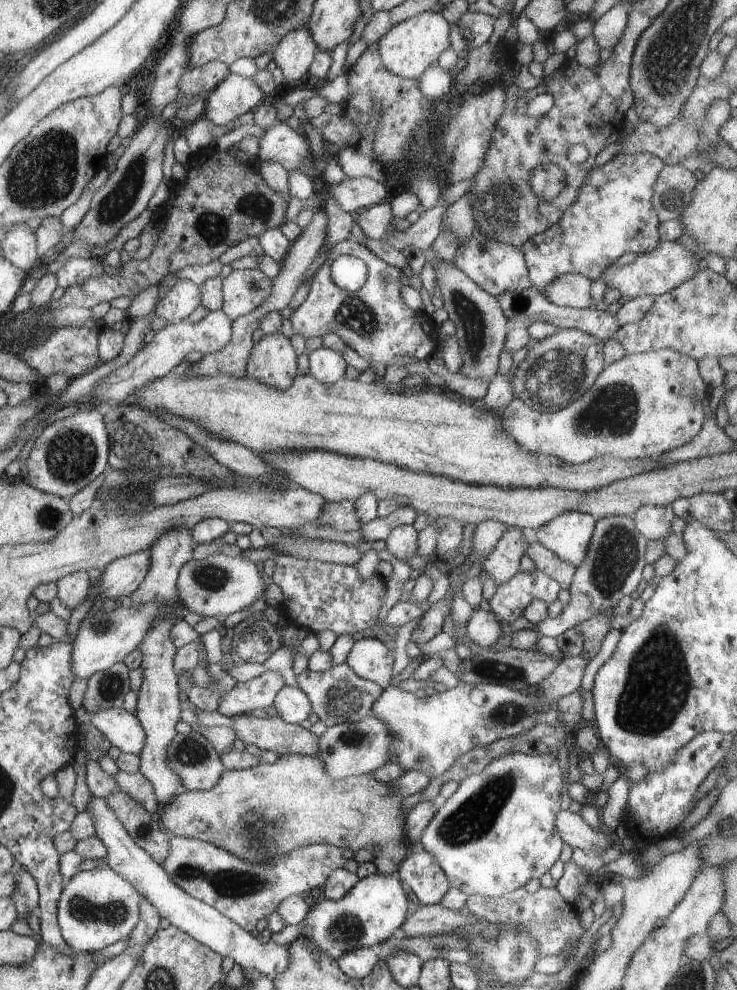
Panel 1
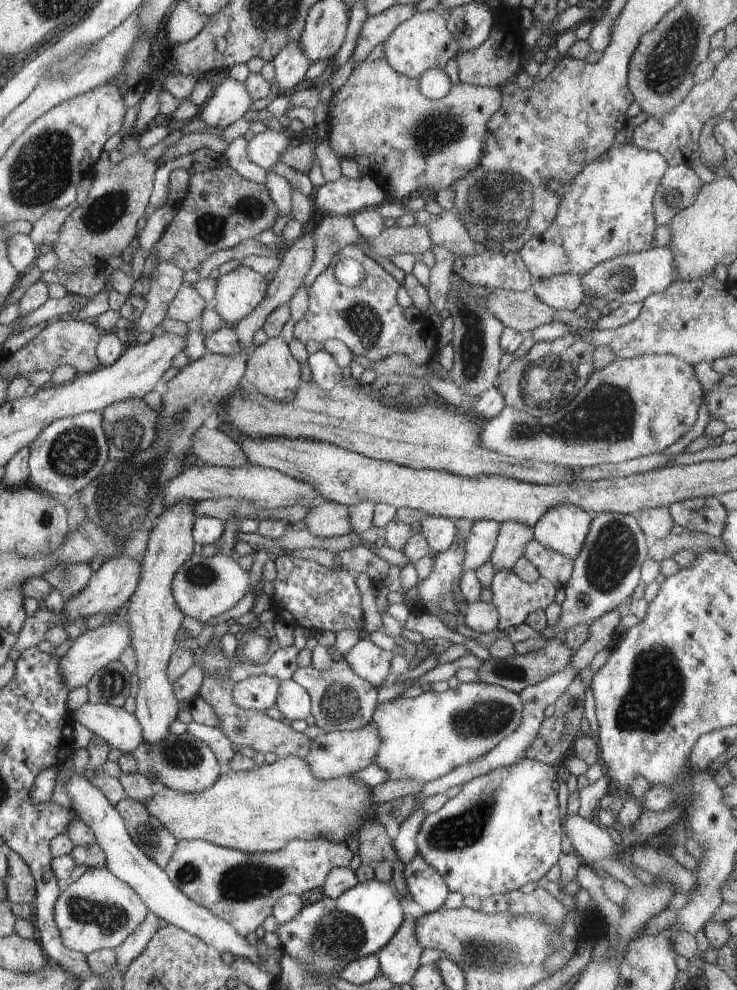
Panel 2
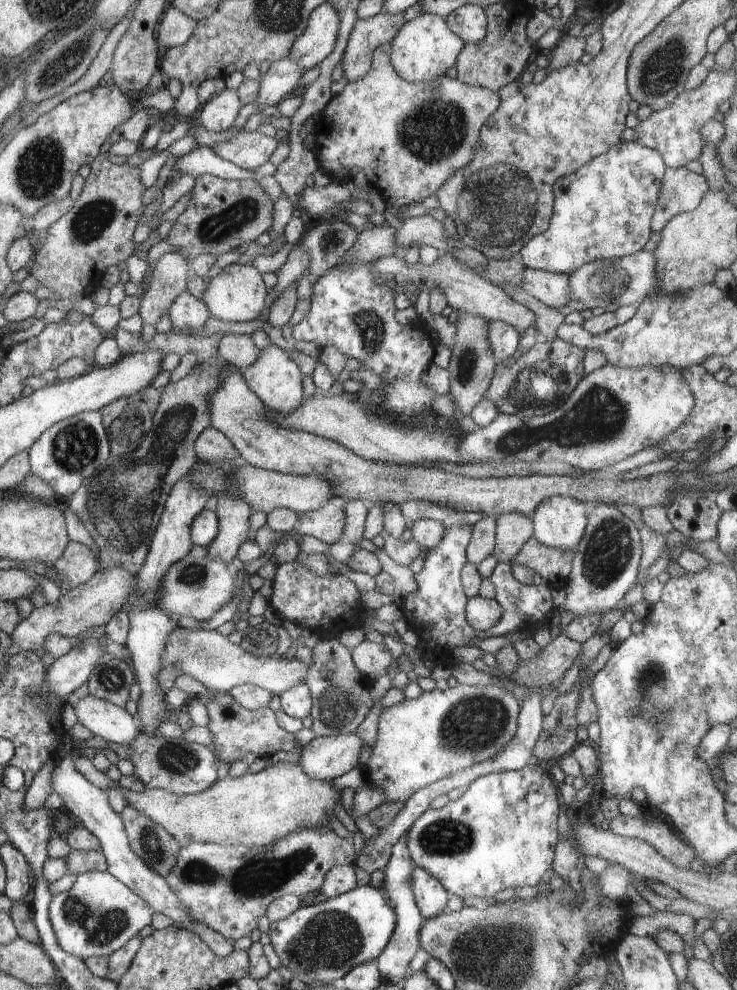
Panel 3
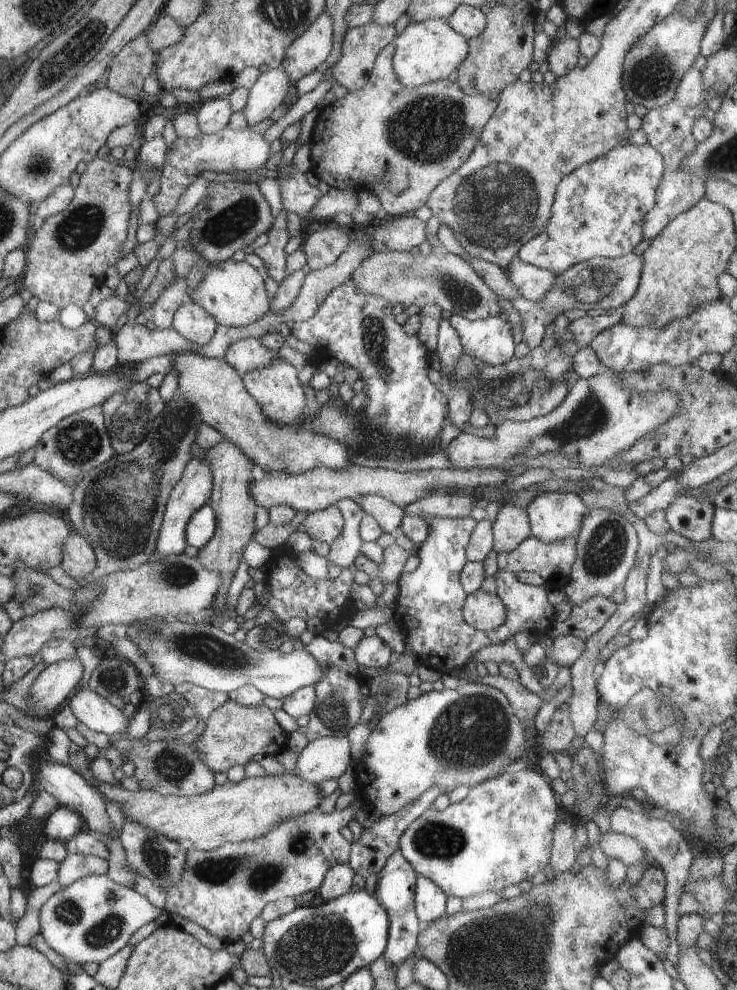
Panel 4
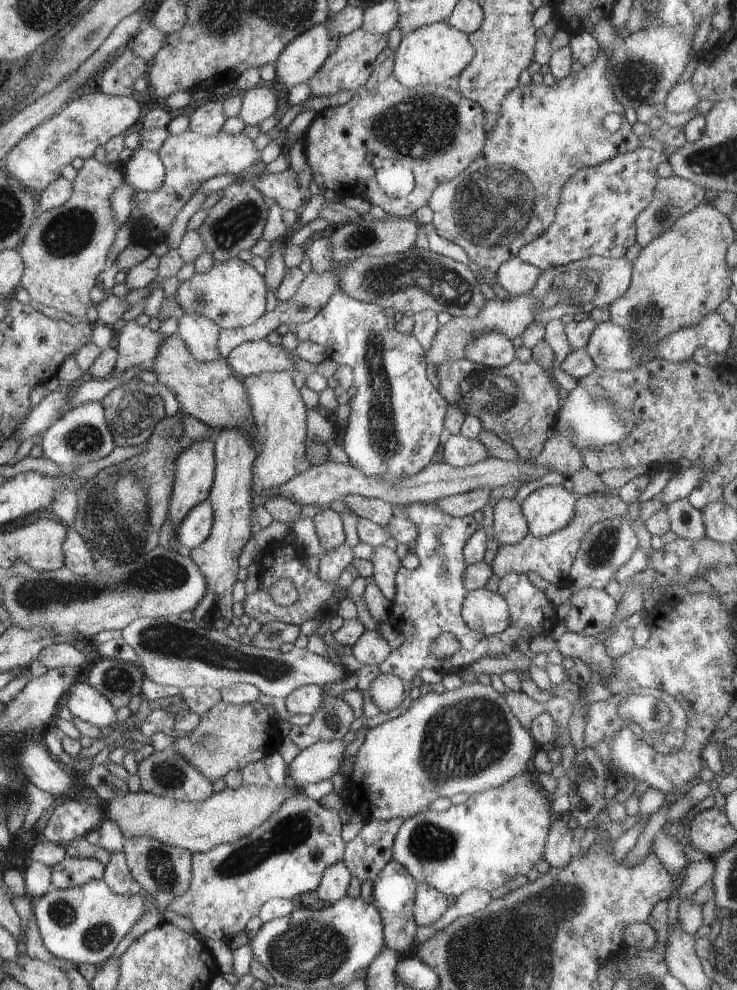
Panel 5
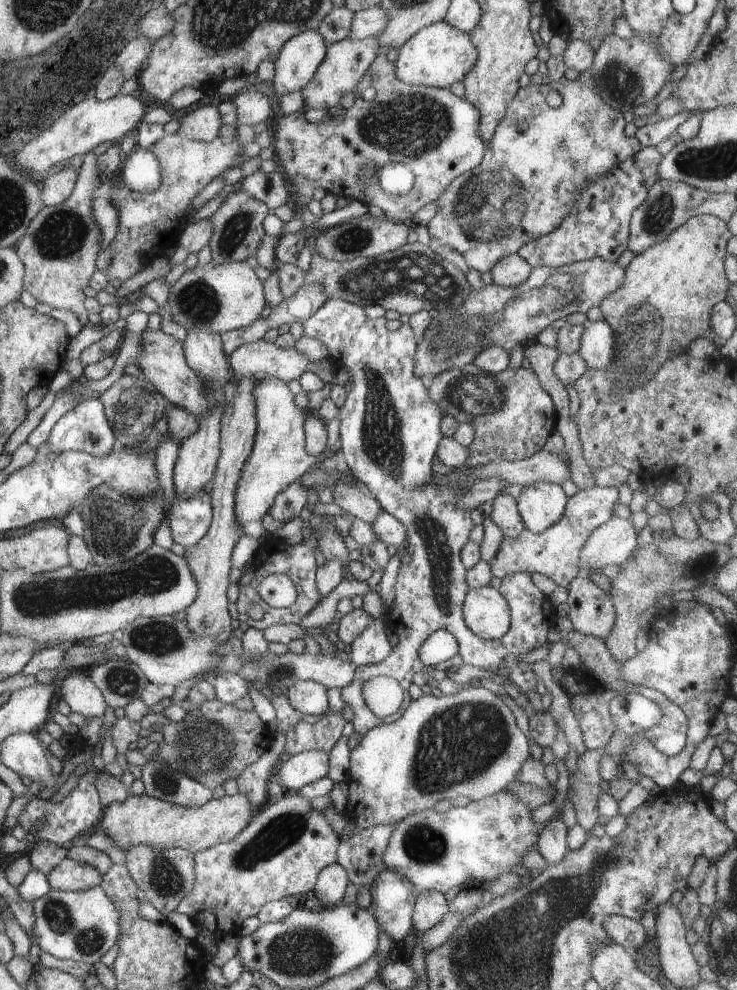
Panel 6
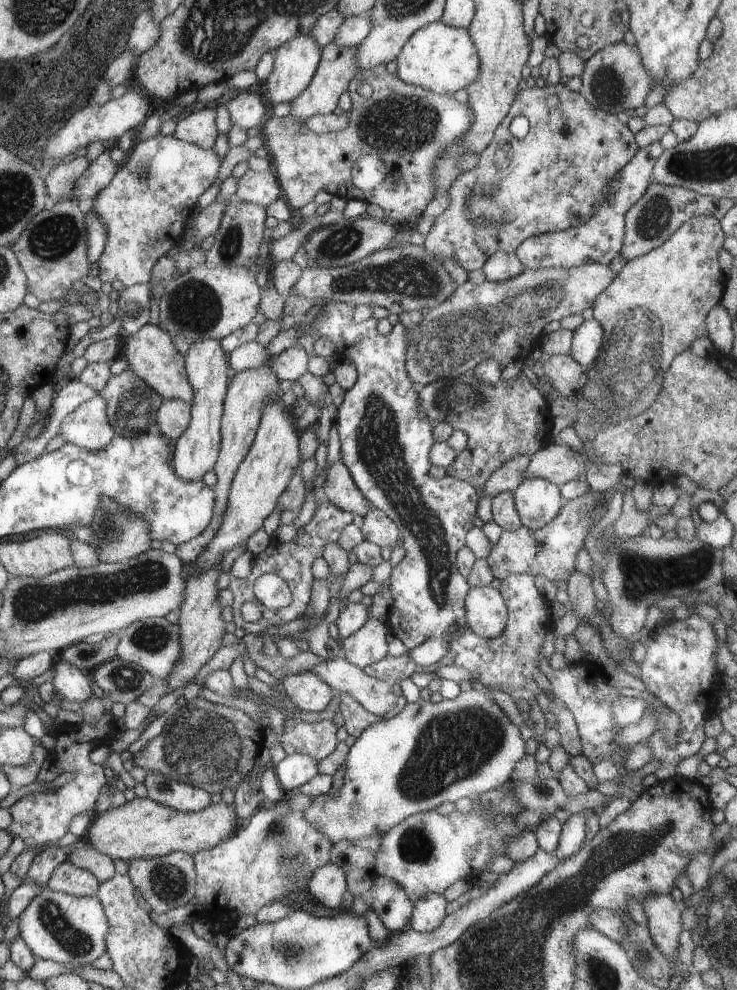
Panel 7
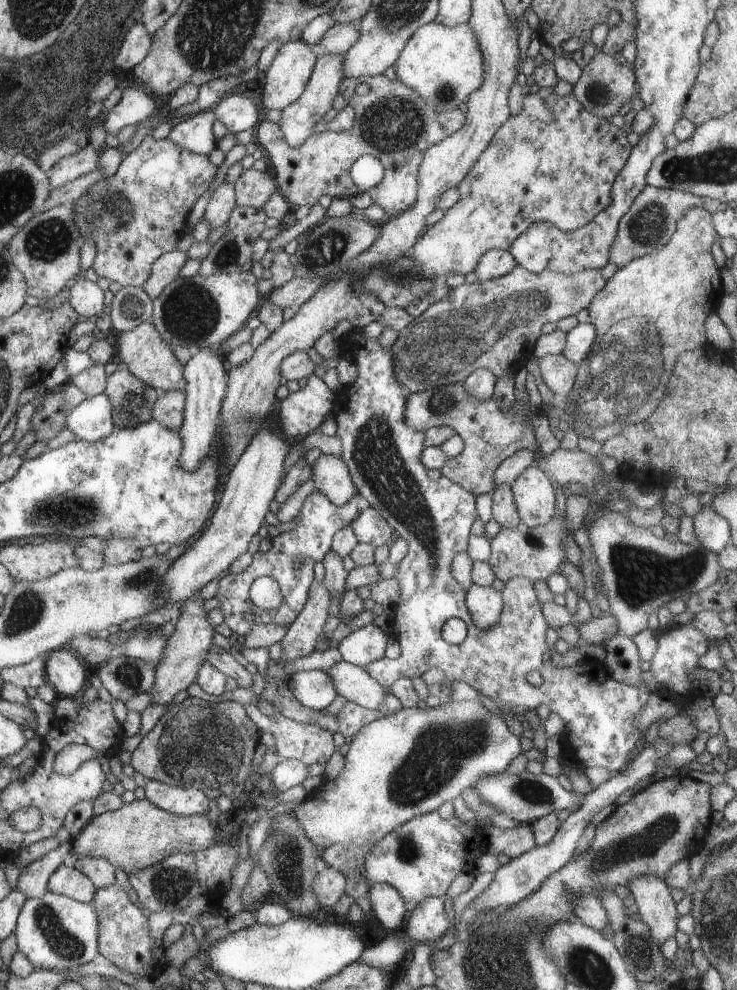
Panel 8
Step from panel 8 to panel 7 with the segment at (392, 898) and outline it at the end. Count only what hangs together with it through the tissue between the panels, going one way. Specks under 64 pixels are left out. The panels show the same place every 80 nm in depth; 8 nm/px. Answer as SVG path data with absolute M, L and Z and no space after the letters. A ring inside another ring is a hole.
M378 877L373 880L367 894L368 906L391 932L402 932L409 928L413 904L406 891L393 880Z

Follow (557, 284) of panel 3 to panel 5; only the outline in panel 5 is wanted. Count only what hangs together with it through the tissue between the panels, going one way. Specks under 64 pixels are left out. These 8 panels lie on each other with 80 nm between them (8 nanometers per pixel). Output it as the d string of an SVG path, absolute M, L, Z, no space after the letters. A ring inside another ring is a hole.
M512 257L502 263L495 272L497 281L510 296L515 297L527 293L536 282L542 271L533 264L520 260L520 257Z

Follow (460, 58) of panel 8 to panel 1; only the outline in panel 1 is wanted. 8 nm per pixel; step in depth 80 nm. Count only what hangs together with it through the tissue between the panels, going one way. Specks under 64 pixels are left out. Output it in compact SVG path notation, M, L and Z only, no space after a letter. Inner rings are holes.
M428 11L393 26L378 42L383 65L398 76L418 80L430 65L438 64L440 54L451 45L449 25L440 11Z

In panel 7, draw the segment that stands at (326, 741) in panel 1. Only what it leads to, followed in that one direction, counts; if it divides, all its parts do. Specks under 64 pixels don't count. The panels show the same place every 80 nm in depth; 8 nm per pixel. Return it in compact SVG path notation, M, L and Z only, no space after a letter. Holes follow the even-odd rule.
M294 753L287 755L272 766L272 769L278 778L278 784L285 792L302 786L318 774L317 763L318 761L310 755Z

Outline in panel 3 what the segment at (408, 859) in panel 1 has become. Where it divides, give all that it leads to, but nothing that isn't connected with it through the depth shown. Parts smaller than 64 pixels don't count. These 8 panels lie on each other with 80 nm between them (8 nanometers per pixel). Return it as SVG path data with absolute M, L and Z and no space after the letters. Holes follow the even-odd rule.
M414 866L412 872L412 892L420 915L426 920L445 912L450 894L438 878L433 878L428 870Z

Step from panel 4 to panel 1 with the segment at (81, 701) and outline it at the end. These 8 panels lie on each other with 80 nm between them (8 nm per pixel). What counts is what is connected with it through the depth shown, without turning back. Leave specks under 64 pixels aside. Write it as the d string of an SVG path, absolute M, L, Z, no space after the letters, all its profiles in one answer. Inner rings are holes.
M80 707L77 712L79 725L92 724L101 730L121 752L139 755L146 745L145 729L137 715L122 708L105 708L97 711L87 711Z

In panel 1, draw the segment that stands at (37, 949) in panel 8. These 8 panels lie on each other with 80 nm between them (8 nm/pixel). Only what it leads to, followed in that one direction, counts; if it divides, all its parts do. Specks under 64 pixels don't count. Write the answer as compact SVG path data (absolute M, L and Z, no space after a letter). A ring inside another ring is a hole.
M107 866L83 871L66 880L57 905L61 934L74 951L93 954L124 940L141 920L141 894L131 882Z

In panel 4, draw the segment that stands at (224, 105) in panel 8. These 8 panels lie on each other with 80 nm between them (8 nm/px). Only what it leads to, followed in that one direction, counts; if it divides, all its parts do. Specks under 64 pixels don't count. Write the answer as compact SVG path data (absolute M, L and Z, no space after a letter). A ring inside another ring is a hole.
M282 66L264 72L250 89L248 102L243 109L248 126L255 126L271 116L283 104L292 84Z

